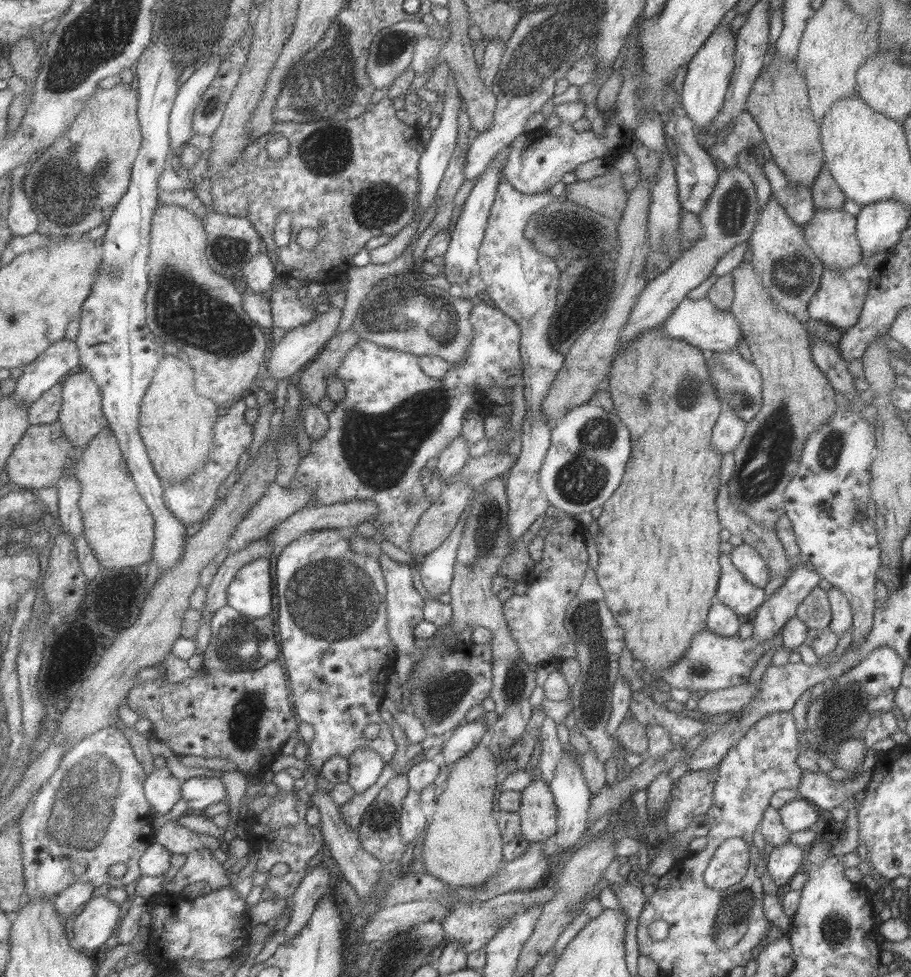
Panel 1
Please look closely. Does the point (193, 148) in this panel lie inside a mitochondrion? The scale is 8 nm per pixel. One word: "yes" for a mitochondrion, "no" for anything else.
no

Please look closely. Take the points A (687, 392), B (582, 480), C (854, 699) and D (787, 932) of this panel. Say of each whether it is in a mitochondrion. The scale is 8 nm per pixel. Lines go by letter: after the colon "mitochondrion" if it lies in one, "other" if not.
A: mitochondrion
B: mitochondrion
C: mitochondrion
D: other

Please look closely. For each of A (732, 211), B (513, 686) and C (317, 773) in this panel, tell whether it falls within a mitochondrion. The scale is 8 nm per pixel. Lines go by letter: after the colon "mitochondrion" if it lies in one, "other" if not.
A: mitochondrion
B: mitochondrion
C: other

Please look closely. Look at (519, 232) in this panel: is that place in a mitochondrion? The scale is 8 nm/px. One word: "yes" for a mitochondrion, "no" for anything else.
yes

